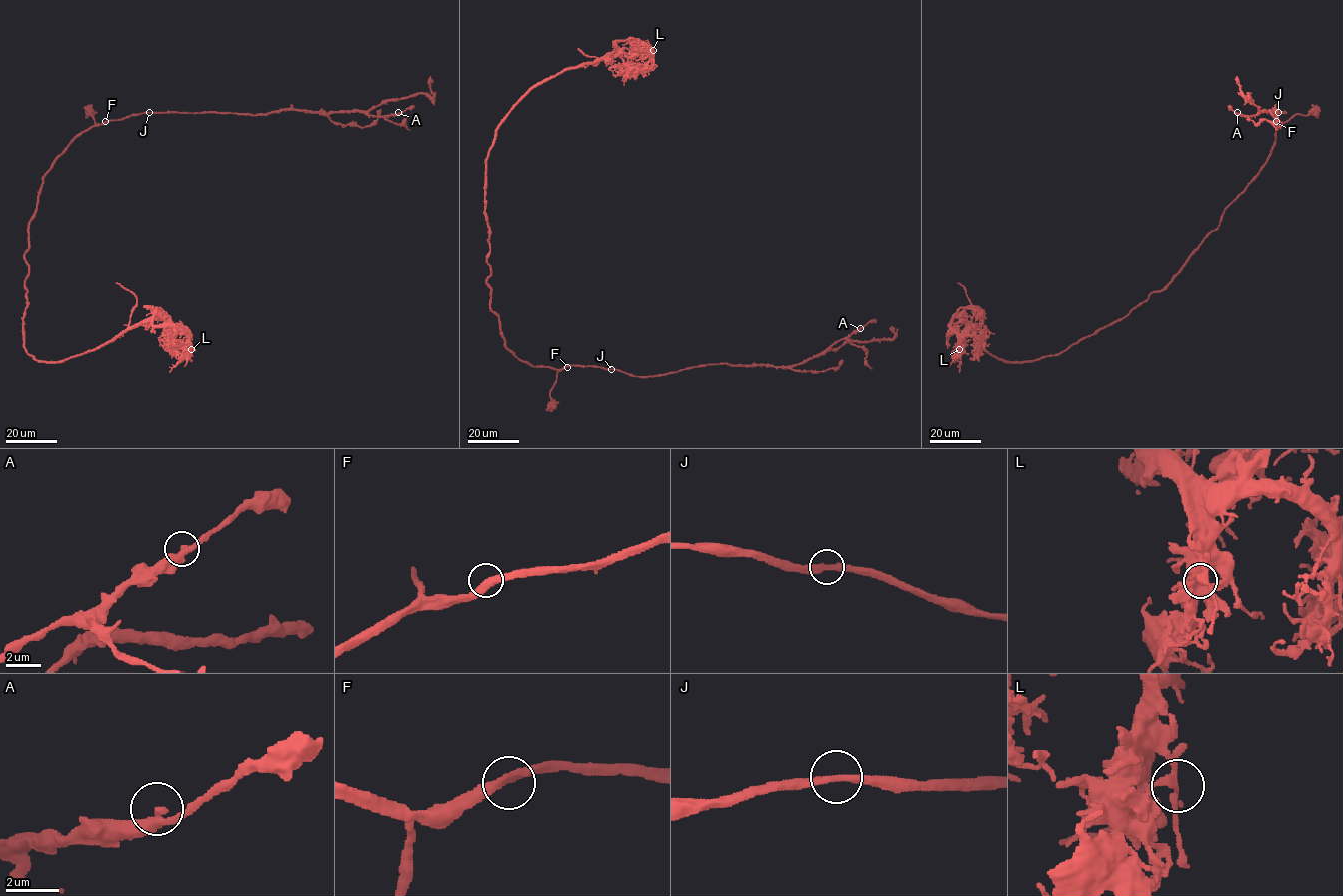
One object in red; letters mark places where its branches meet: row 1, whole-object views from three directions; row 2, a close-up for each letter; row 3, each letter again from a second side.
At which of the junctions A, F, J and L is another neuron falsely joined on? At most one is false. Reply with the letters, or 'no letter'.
no letter

